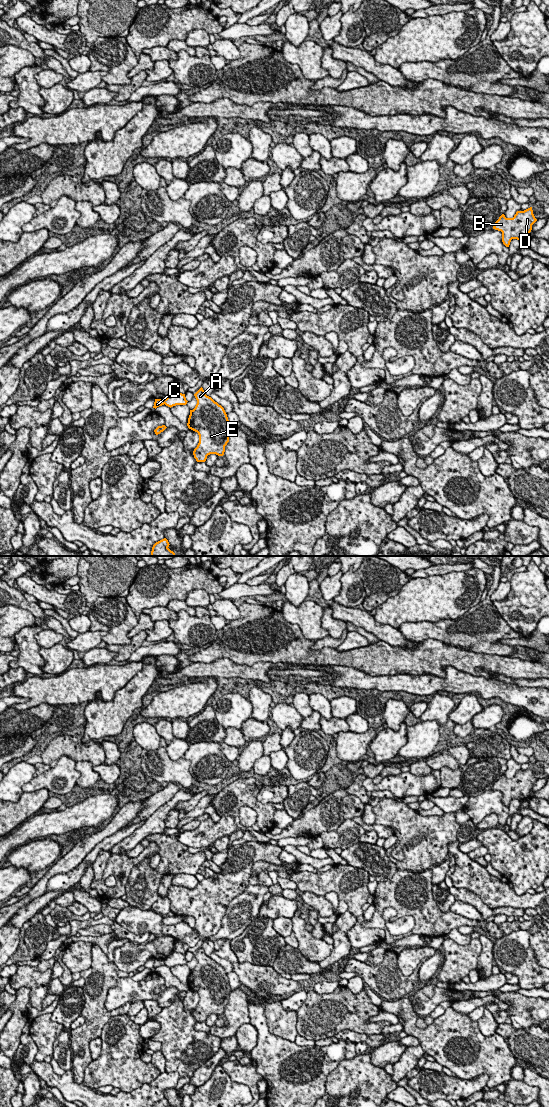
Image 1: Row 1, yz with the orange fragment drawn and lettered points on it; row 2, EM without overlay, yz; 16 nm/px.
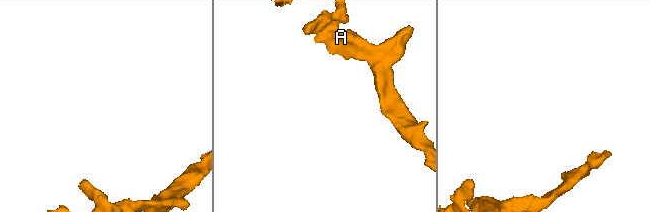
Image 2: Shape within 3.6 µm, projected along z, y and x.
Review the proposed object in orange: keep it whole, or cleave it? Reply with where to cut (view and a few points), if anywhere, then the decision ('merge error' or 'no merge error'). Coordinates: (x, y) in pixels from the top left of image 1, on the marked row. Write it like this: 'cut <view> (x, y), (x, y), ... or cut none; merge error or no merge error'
cut yz (163, 400), (164, 403); merge error

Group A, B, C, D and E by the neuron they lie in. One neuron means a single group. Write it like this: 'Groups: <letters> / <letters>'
Groups: A B D E / C

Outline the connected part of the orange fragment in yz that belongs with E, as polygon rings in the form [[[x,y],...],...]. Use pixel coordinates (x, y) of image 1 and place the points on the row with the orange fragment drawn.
[[[202,387],[194,396],[197,404],[190,410],[187,426],[199,435],[194,458],[197,462],[205,462],[210,454],[224,455],[231,427],[224,408],[207,396]]]

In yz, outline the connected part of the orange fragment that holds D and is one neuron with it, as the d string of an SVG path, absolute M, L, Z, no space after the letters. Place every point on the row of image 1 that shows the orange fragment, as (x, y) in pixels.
M530 207L524 211L517 211L513 218L506 218L502 214L495 222L493 229L502 232L502 242L506 247L509 247L512 239L525 241L536 221L532 207Z

